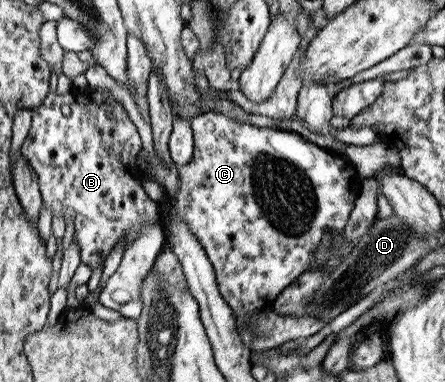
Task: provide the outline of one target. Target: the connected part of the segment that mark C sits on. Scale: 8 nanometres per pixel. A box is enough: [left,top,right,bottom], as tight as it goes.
[173,111,362,349]

